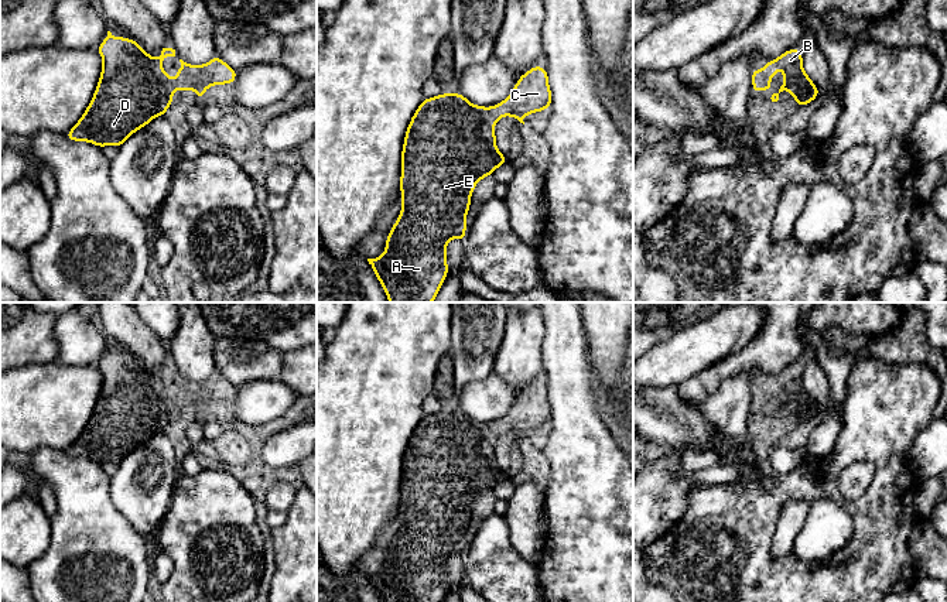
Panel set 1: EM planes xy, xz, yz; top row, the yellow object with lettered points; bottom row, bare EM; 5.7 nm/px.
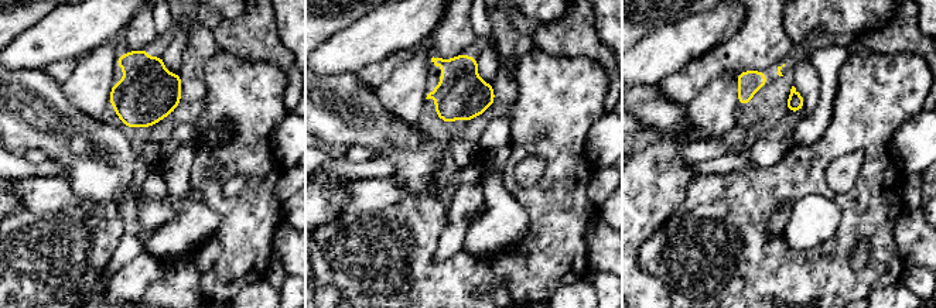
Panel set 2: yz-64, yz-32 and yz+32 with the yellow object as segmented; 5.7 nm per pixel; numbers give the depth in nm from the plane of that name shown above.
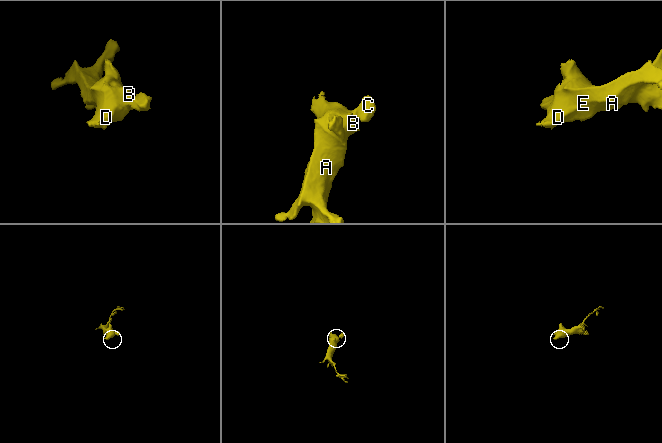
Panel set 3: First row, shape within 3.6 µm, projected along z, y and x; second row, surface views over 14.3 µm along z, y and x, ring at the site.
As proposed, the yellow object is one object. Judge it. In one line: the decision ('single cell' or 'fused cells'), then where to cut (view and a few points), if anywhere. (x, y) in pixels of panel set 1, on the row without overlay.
single cell; no cut

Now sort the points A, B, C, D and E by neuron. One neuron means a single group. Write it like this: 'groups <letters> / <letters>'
groups A B C D E

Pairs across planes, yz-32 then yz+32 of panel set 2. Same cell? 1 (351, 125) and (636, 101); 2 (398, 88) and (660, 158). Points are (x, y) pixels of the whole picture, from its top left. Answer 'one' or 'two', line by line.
1: one
2: one

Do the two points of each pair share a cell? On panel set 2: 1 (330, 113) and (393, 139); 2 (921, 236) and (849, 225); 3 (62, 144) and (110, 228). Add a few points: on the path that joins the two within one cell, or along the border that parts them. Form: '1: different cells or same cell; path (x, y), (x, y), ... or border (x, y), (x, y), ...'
1: same cell; path (345, 113), (352, 113), (378, 129)
2: different cells; border (905, 209), (895, 226), (895, 242), (904, 262)
3: different cells; border (69, 182), (74, 191), (89, 201), (120, 205)

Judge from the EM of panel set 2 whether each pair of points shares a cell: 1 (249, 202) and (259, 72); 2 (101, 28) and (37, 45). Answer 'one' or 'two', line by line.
1: one
2: one

